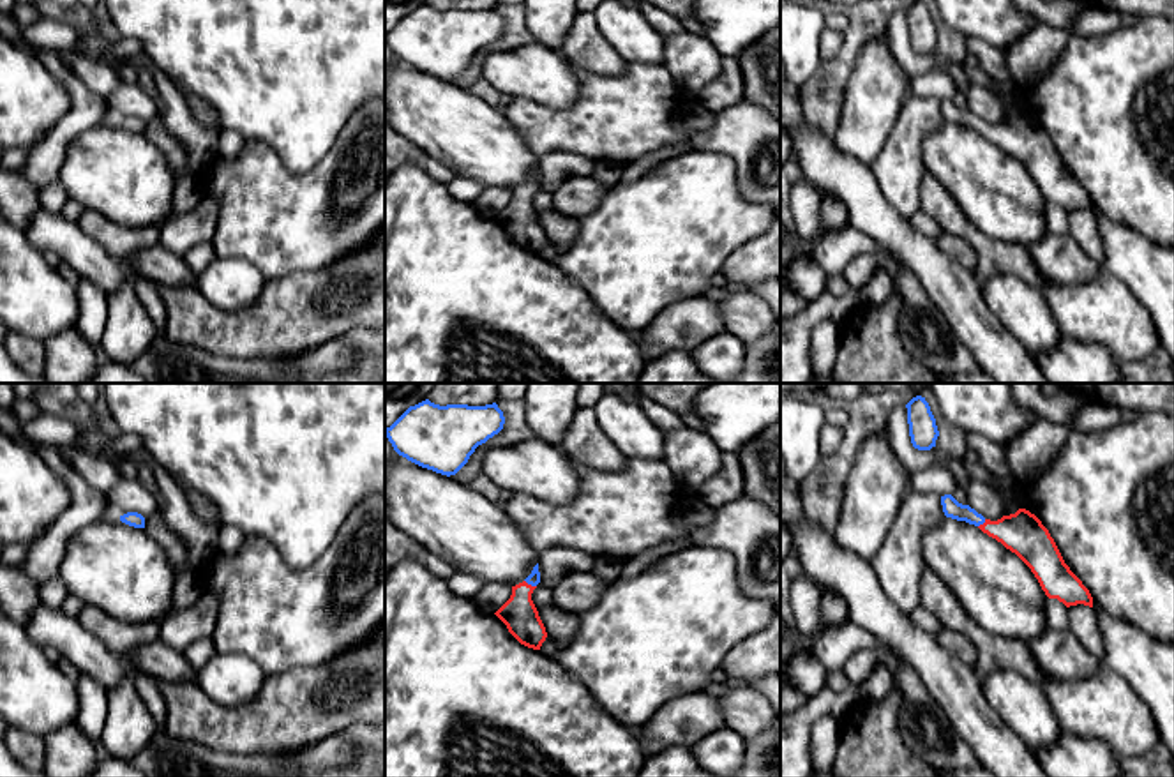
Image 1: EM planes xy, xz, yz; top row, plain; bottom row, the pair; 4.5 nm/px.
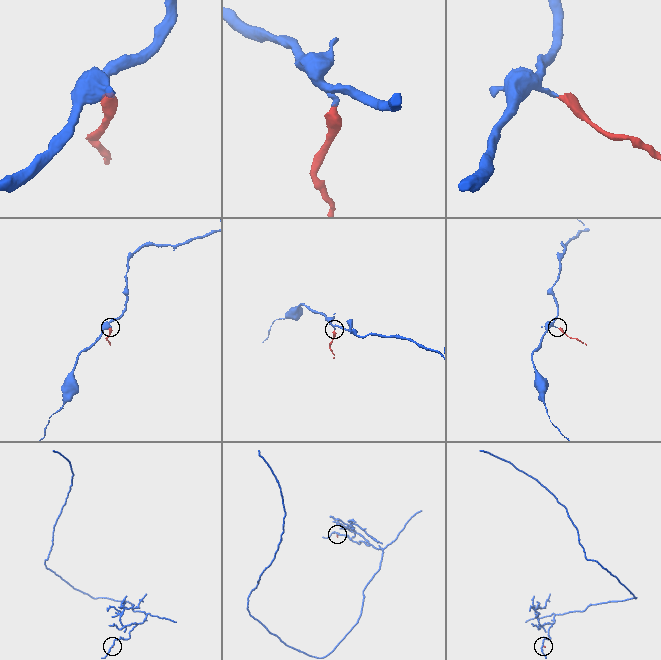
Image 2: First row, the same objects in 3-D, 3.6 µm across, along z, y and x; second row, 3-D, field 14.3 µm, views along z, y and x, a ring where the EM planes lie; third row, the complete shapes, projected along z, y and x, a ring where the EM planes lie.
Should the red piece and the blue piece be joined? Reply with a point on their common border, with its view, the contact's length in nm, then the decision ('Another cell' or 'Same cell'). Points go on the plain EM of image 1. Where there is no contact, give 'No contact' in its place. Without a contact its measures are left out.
Touches red at xz (530, 189). Shared border 70 nm. Same cell

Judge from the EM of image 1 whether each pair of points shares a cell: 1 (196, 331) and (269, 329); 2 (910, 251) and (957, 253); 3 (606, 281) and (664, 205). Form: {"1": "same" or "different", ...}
{"1": "same", "2": "different", "3": "same"}

